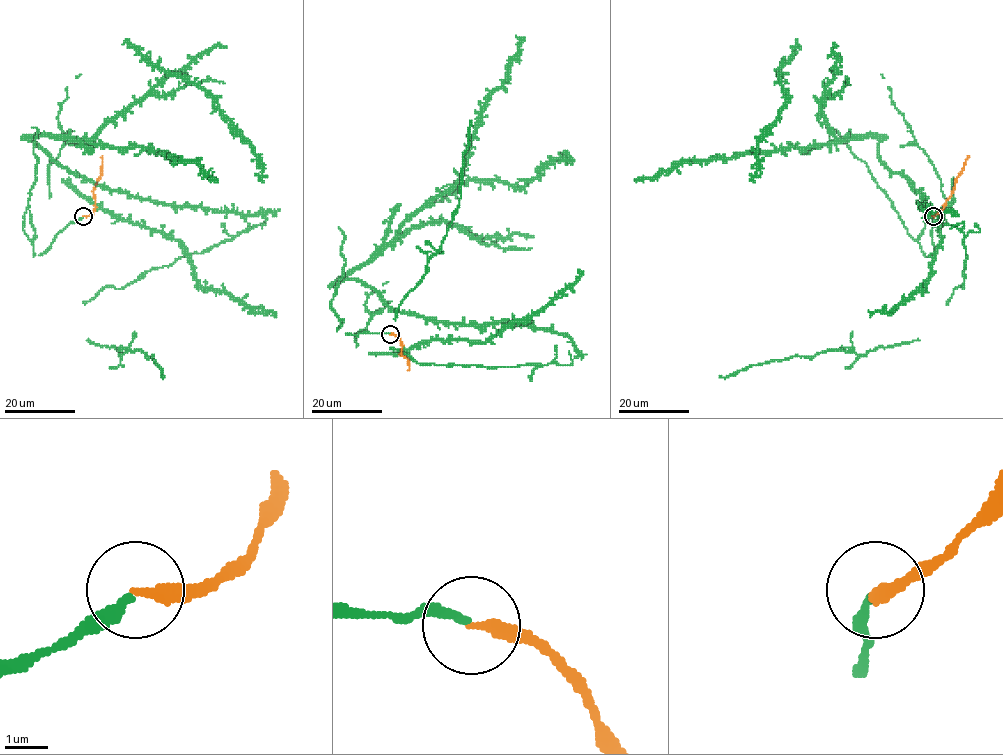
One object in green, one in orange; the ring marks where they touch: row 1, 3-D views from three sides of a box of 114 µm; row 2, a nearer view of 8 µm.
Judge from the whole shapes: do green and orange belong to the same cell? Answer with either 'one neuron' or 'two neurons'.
one neuron

